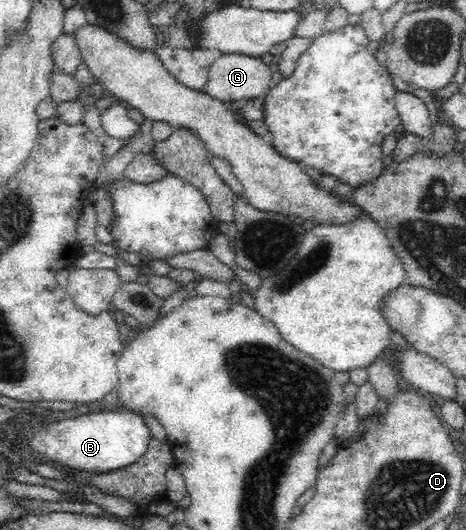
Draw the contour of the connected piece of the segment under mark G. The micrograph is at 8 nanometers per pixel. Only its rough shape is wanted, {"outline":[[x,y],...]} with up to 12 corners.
{"outline":[[242,54],[211,62],[206,96],[237,101],[273,89],[270,64]]}

